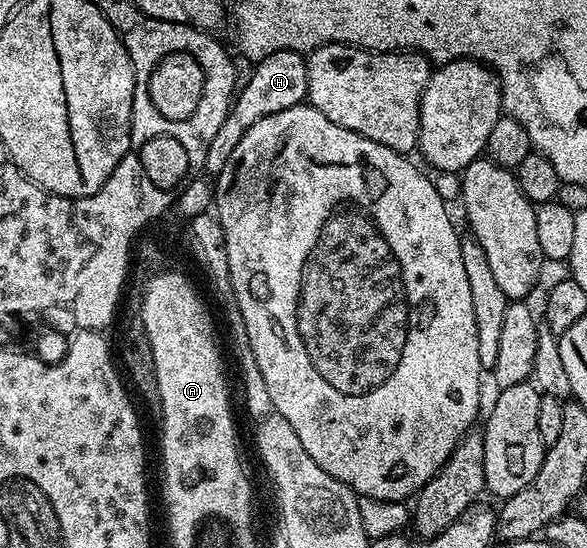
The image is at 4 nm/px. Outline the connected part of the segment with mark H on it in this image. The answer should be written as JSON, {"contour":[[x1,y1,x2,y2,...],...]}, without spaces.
{"contour":[[284,50,283,52,272,53,265,57,263,61,254,65,253,72,242,88,238,91,229,114,223,124,219,126,215,137,208,144,207,156,205,157,204,173,211,178,220,177,227,160,230,159,231,152,235,150,239,140,255,124,256,120,263,116,274,115,285,108,300,105,307,96,307,60,300,51]]}

